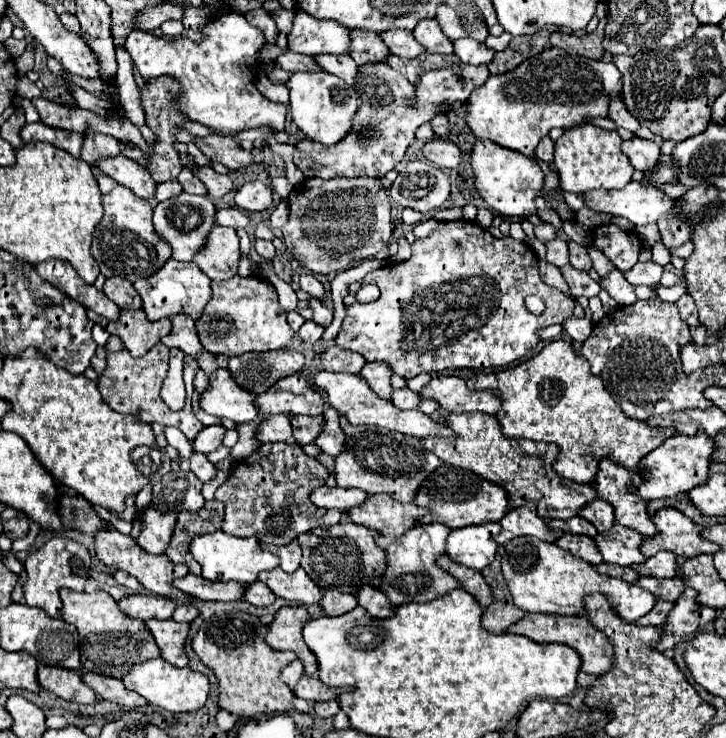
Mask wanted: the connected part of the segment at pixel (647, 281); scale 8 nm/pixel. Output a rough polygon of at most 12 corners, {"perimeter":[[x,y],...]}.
{"perimeter":[[637,263],[625,279],[631,285],[659,285],[663,267]]}

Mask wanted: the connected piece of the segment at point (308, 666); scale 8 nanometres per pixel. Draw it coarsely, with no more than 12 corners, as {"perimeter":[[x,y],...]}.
{"perimeter":[[283,607],[269,625],[265,641],[293,651],[305,673],[317,675],[317,659],[301,637],[309,613]]}

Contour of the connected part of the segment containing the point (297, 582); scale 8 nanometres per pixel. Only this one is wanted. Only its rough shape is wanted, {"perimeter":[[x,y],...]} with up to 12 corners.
{"perimeter":[[277,567],[259,579],[281,599],[321,601],[321,589],[303,569]]}

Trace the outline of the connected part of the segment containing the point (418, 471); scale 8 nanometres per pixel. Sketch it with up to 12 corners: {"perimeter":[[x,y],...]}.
{"perimeter":[[353,427],[339,487],[411,503],[443,463],[421,439]]}

